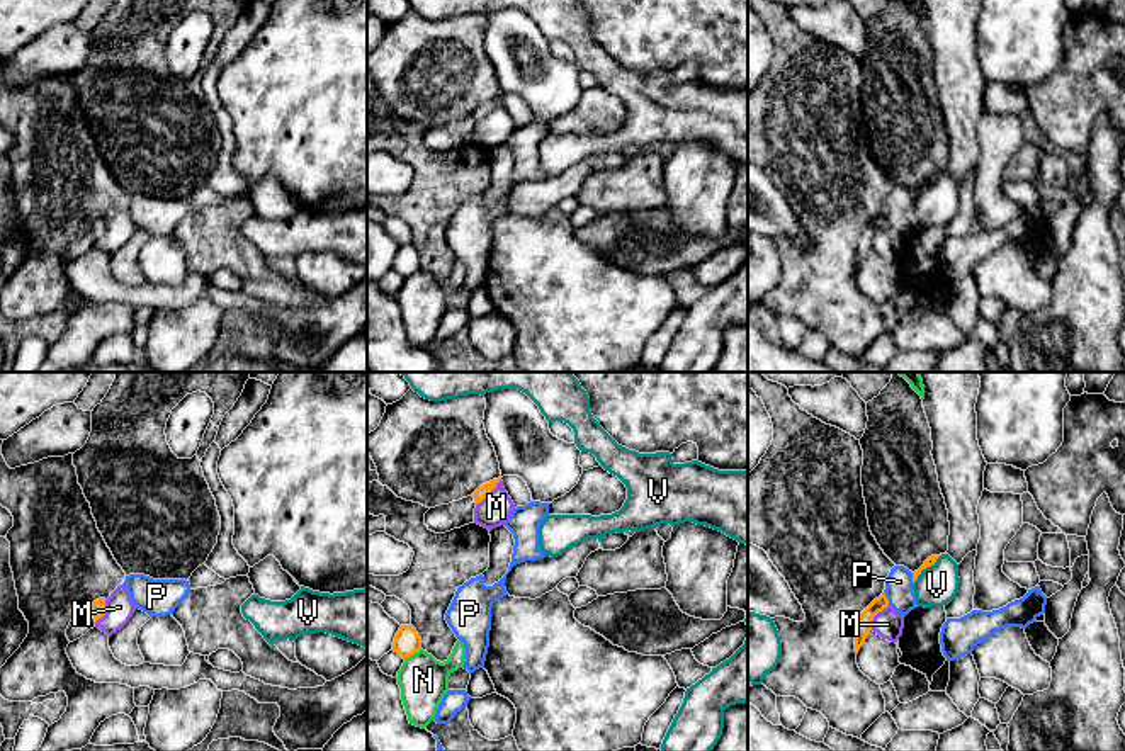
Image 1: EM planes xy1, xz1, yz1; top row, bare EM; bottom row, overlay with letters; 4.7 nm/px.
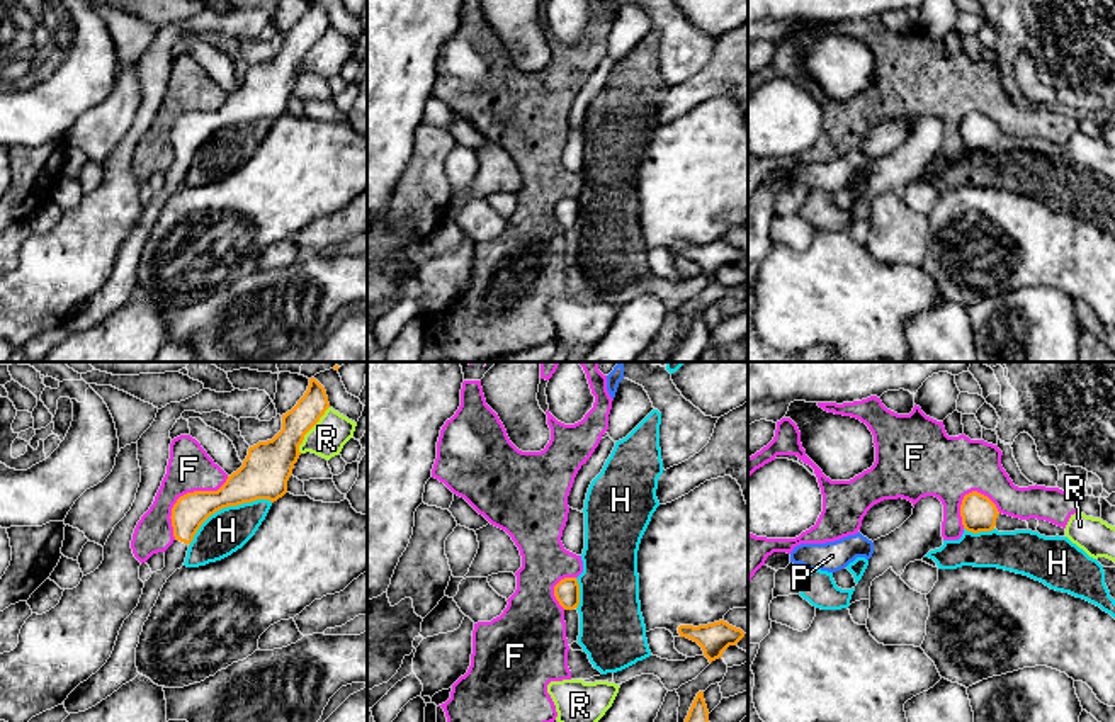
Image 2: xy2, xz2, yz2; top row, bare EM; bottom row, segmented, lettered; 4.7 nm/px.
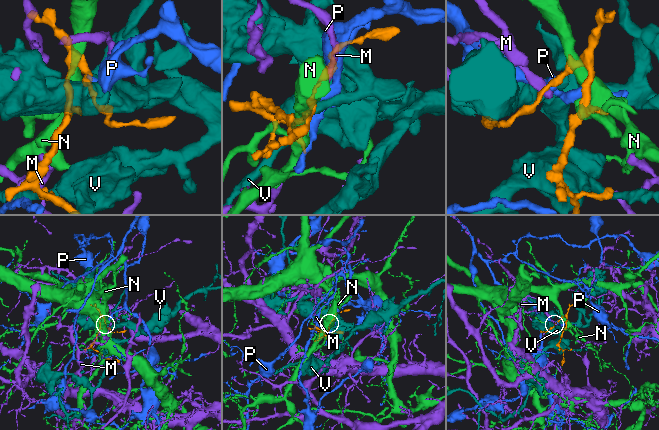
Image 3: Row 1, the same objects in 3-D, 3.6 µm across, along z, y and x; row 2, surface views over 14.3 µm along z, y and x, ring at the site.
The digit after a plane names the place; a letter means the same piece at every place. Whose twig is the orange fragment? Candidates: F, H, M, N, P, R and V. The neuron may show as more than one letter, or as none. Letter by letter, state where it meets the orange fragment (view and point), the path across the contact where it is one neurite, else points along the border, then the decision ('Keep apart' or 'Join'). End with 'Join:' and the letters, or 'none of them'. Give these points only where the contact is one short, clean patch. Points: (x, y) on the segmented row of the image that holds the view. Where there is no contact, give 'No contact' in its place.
F: Touches orange at xy2 (184, 495). Keep apart
H: Touches orange at xy2 (226, 507). Keep apart
M: Touches orange at xz1 (490, 491). Boundary: xz1 (500, 478), (476, 505). Keep apart
N: Touches orange at xz1 (412, 655). Keep apart
P: Touches orange at yz1 (886, 598). Boundary: yz1 (884, 592), (889, 605). Keep apart
R: Touches orange at xy2 (310, 428). Boundary: xy2 (328, 406), (305, 435), (299, 452). Keep apart
V: Touches orange at yz1 (925, 568). Keep apart
Join: none of them

